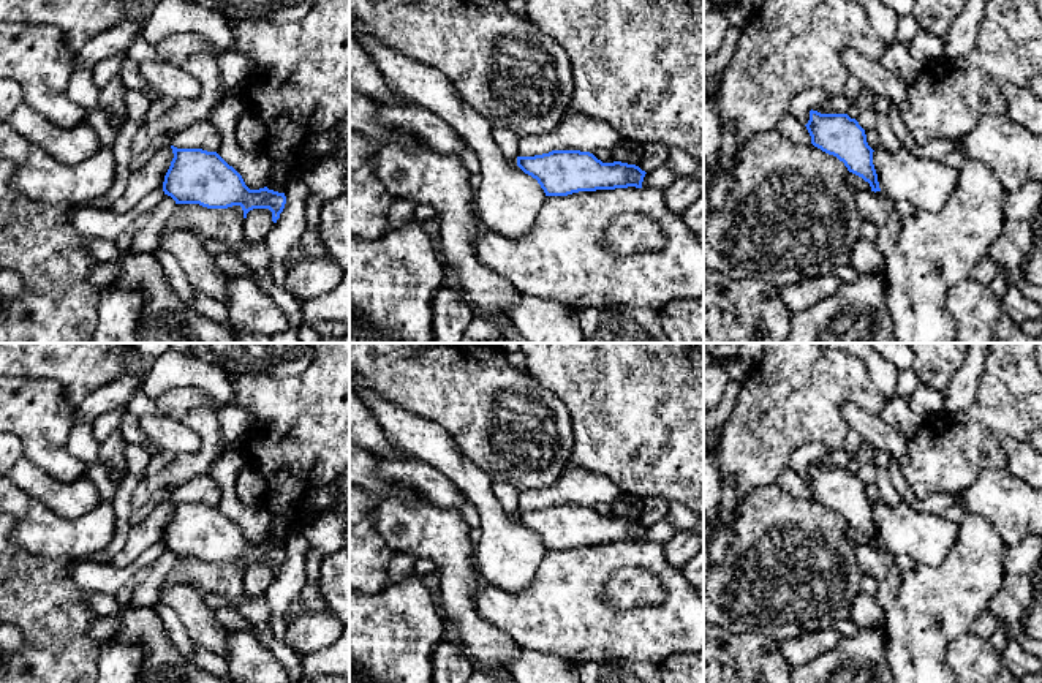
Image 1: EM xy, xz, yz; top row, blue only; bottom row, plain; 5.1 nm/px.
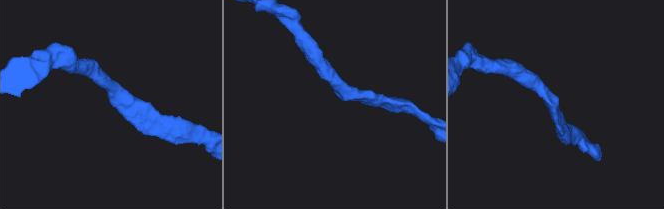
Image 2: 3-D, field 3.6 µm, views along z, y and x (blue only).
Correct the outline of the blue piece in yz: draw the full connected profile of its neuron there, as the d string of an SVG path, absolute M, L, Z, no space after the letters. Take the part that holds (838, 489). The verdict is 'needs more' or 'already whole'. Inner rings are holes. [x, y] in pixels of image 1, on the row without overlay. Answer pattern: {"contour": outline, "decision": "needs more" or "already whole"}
{"contour": "M810 465L805 479L811 498L822 506L836 511L849 526L870 538L871 545L881 545L873 519L873 503L866 496L865 484L848 468L821 468Z", "decision": "already whole"}

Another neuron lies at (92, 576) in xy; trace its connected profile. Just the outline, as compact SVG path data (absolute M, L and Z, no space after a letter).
M157 544L126 566L92 558L71 558L70 574L74 583L87 593L115 594L134 574L149 568L163 550L164 545Z

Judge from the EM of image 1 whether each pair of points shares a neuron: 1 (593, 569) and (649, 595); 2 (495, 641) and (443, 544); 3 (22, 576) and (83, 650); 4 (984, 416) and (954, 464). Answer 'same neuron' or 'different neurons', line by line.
1: different neurons
2: same neuron
3: same neuron
4: same neuron

